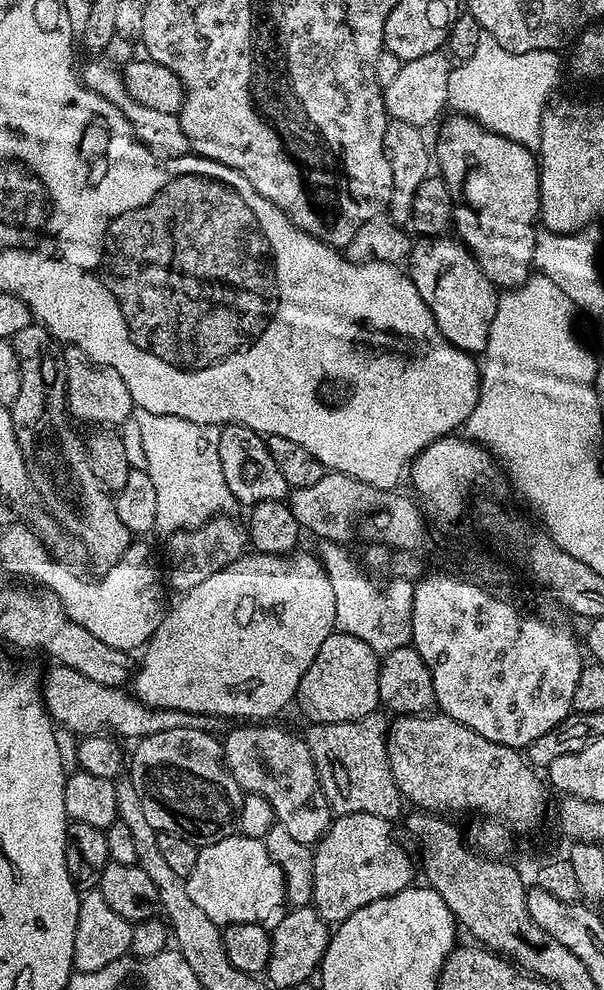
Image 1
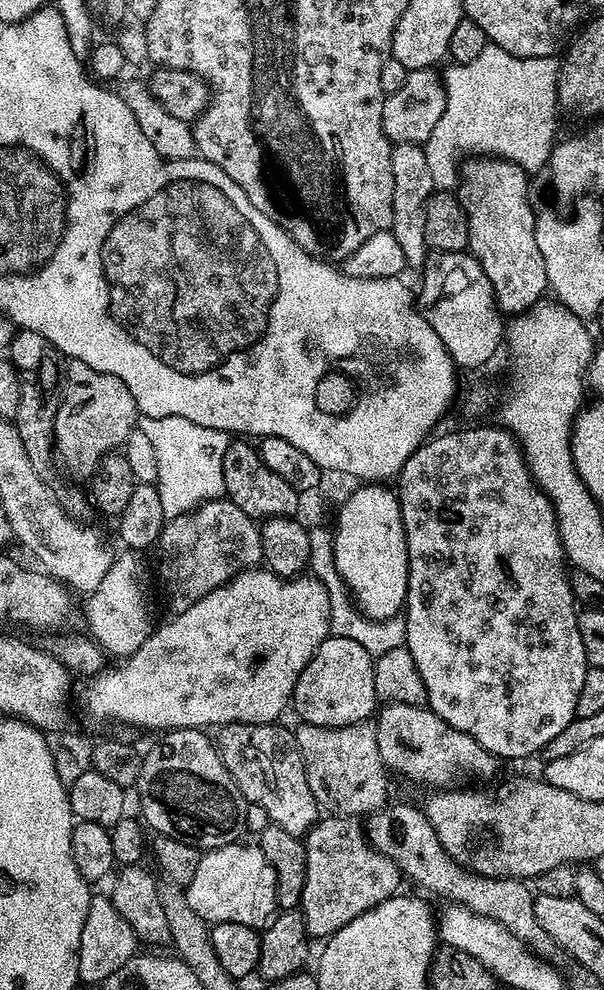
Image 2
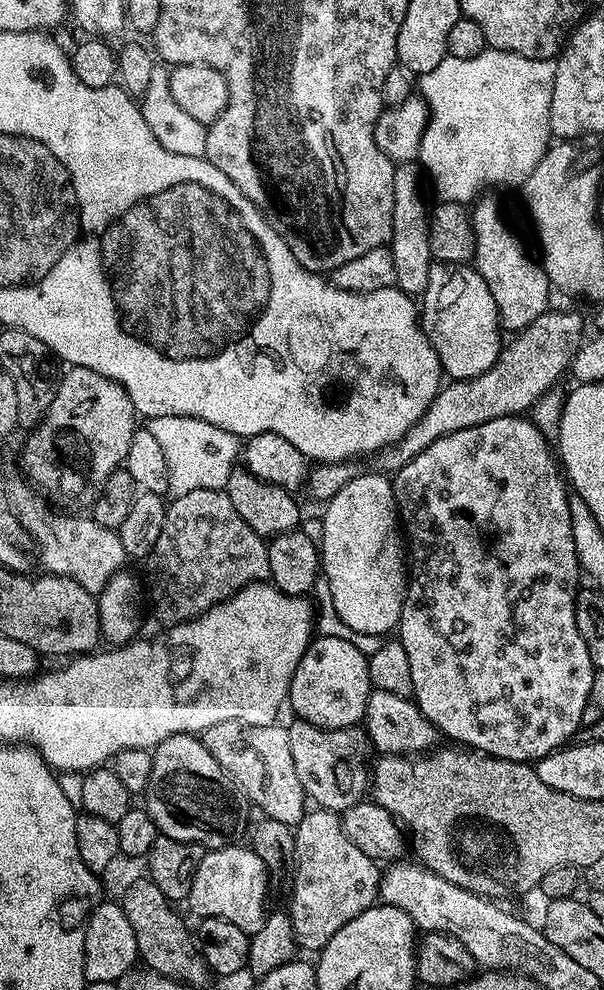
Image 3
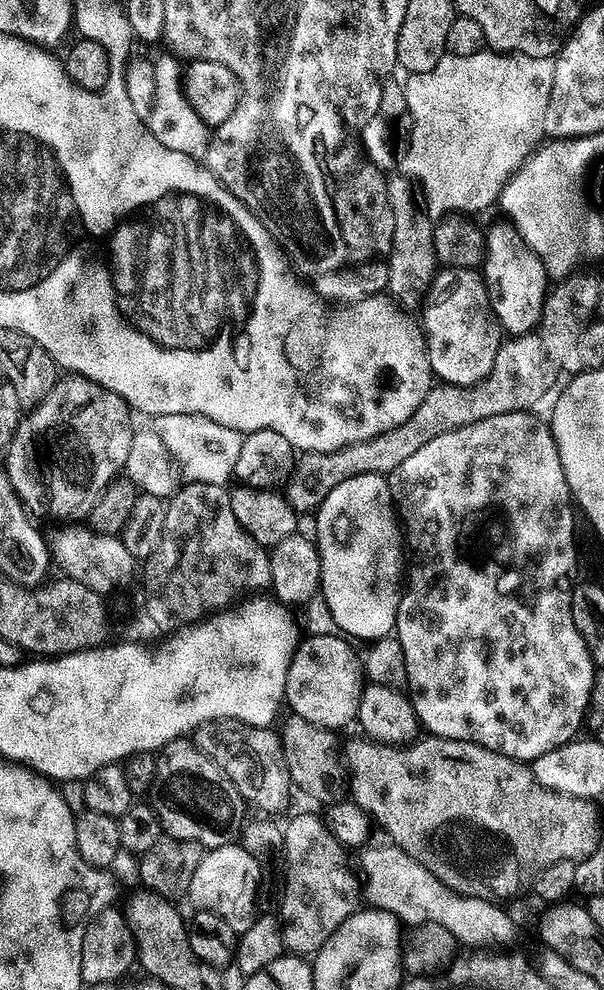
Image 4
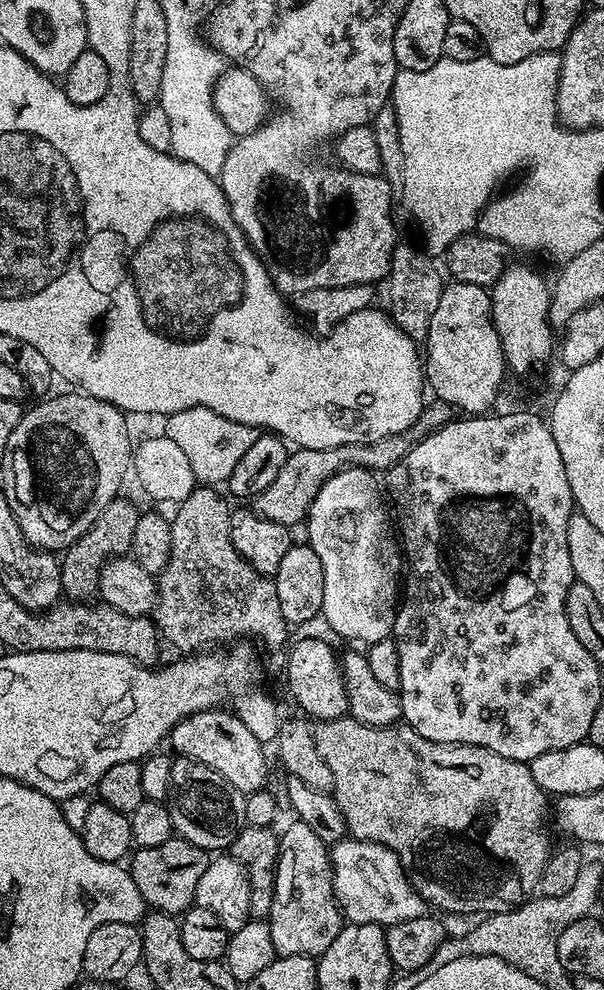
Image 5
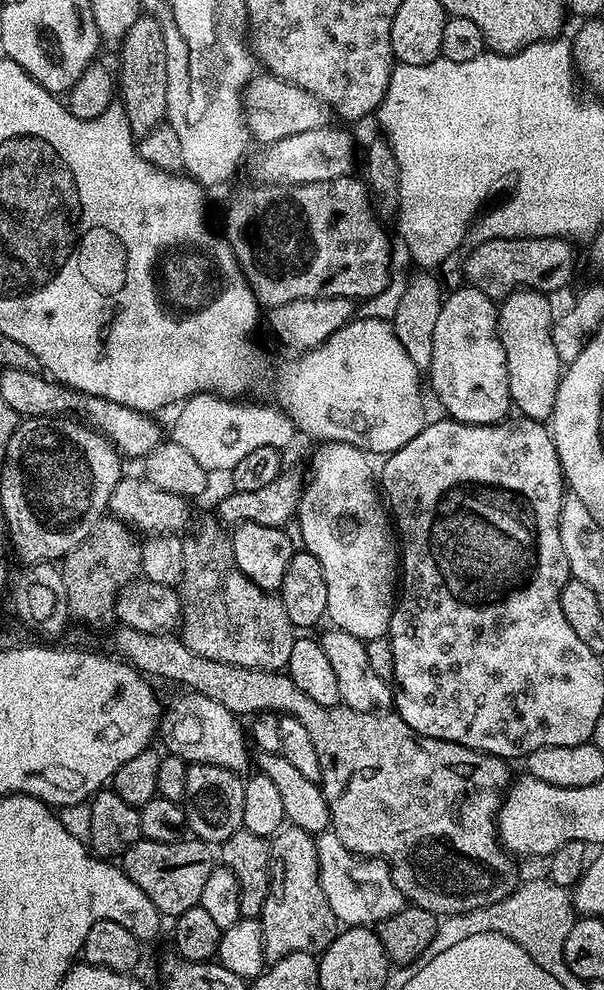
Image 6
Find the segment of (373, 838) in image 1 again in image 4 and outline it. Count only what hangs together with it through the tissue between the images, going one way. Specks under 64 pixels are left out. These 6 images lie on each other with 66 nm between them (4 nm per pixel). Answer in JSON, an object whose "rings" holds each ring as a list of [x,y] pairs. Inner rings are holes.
{"rings":[[[300,812],[289,818],[283,830],[284,893],[280,896],[278,919],[284,947],[292,954],[315,954],[326,938],[330,938],[330,934],[357,911],[358,880],[344,865],[342,845],[319,815]]]}

